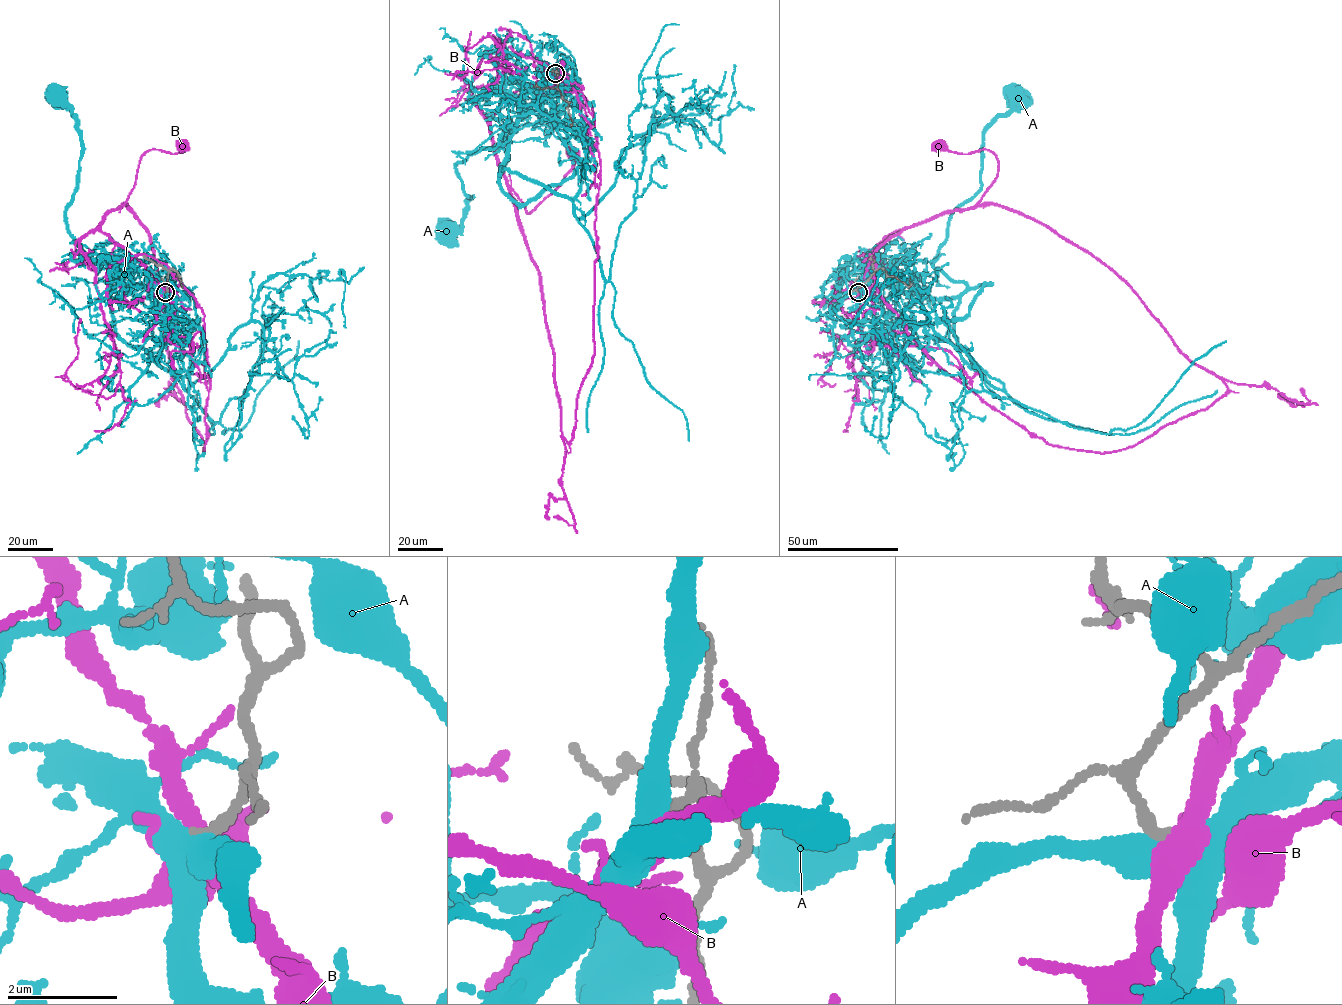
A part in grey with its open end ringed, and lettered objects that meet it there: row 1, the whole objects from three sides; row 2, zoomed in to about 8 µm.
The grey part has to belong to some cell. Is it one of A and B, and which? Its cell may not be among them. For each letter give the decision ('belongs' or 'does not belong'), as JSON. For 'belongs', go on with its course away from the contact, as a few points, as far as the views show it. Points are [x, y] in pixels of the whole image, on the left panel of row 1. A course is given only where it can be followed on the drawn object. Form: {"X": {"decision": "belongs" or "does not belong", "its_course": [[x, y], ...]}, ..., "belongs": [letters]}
{"A": {"decision": "does not belong"}, "B": {"decision": "does not belong"}, "belongs": []}

